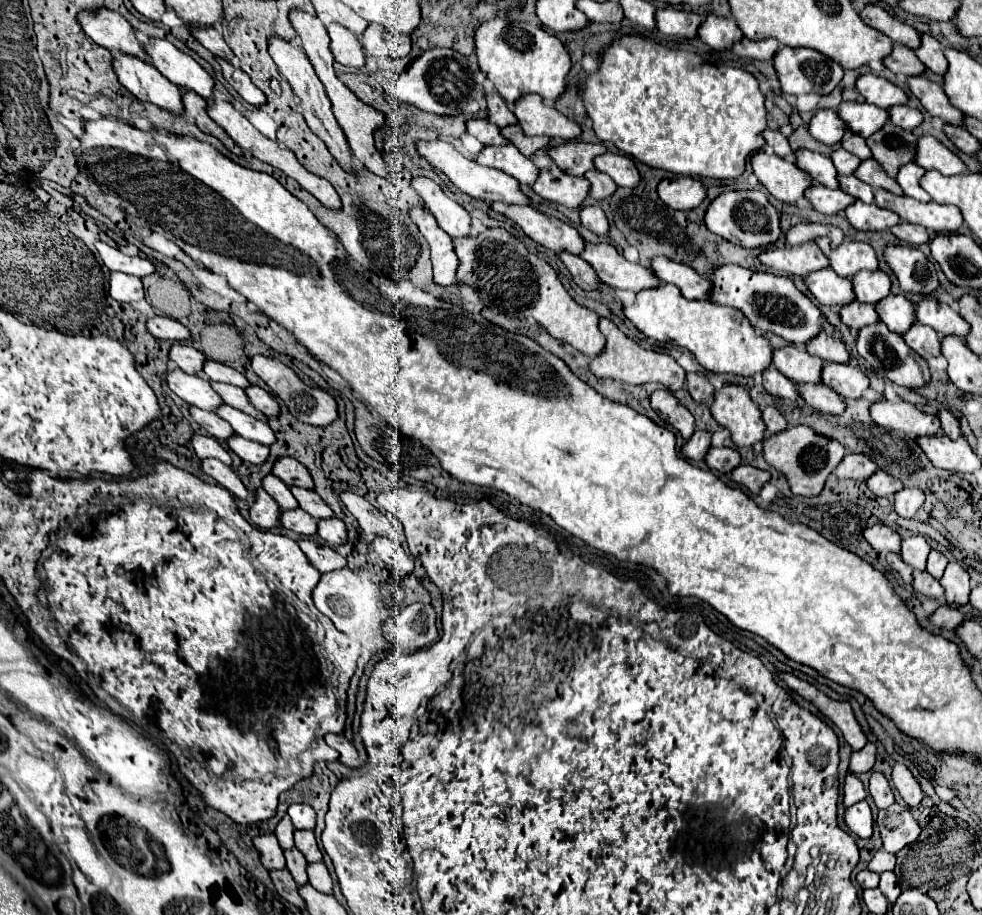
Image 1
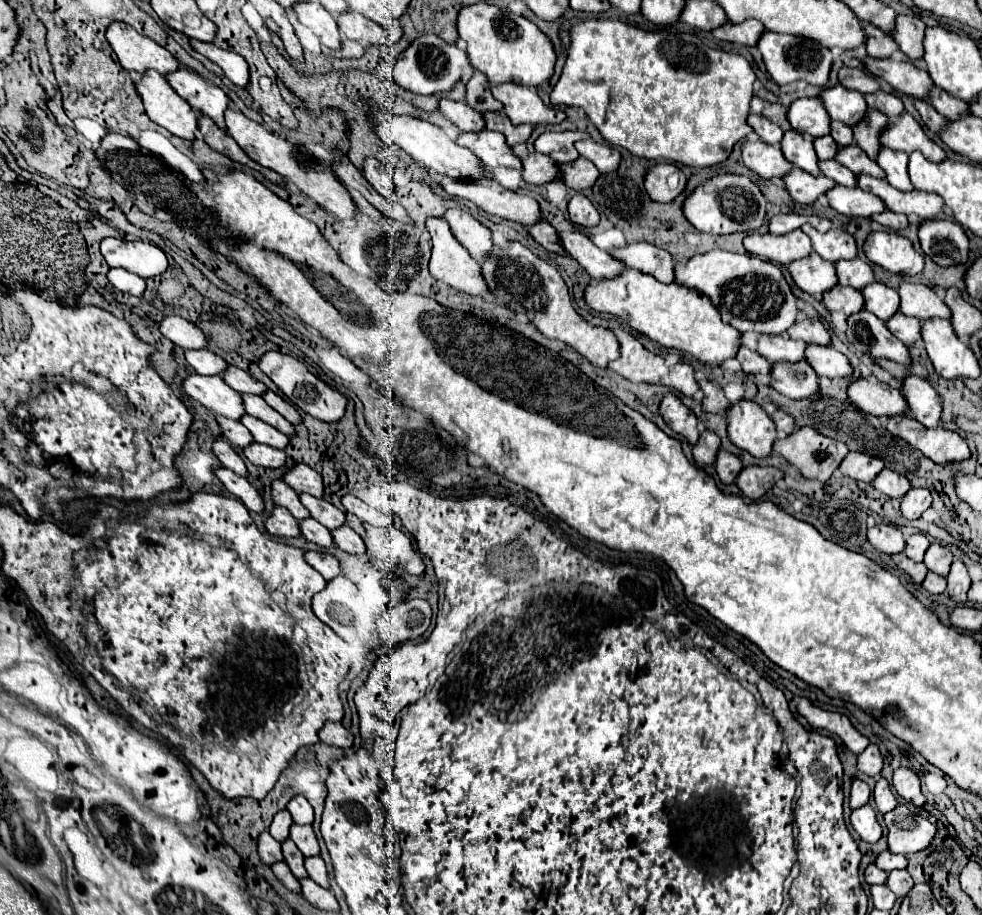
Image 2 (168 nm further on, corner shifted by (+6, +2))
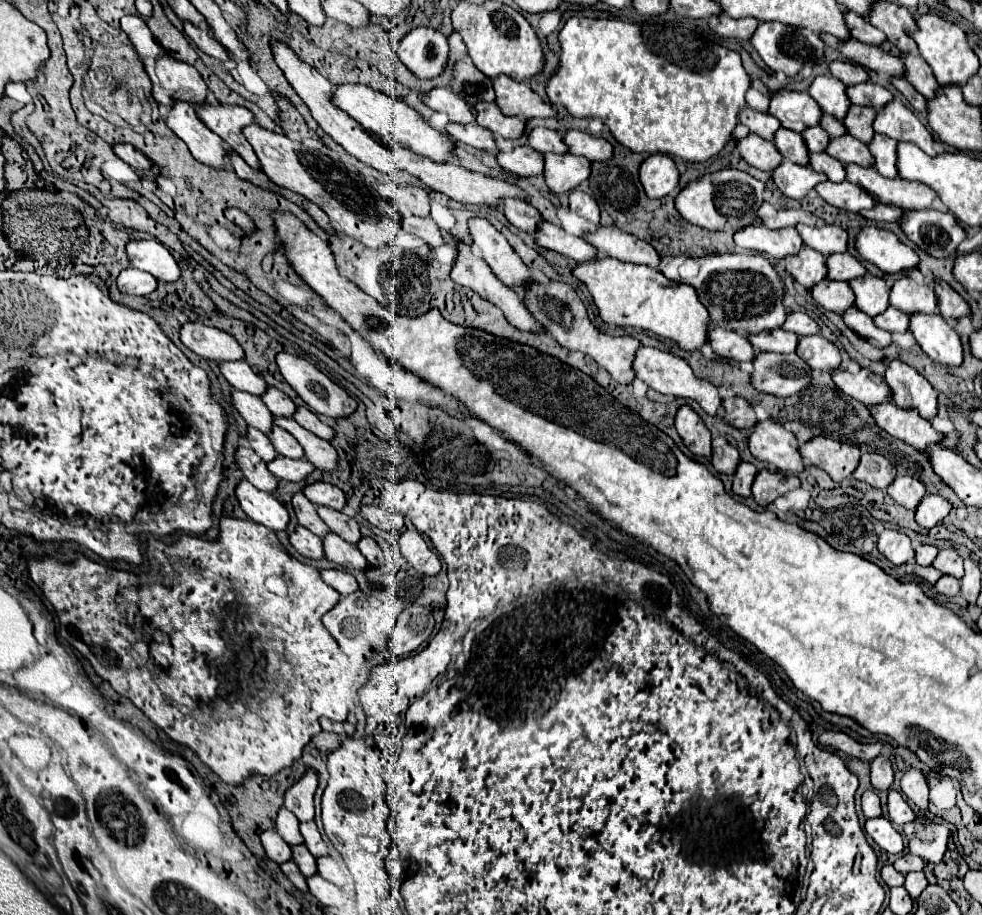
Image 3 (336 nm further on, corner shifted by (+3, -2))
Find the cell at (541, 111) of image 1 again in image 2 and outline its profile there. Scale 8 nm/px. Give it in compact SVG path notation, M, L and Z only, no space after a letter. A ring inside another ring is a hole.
M516 83L492 85L492 95L504 105L504 113L510 117L514 125L520 123L562 123L566 113L554 107L546 107L538 93L530 87L522 87Z

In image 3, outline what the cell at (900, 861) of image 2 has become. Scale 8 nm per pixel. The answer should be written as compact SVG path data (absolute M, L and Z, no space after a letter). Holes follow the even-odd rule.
M905 855L905 857L899 857L893 867L899 871L899 873L909 873L909 871L921 871L923 869L923 859L921 857L913 857L913 855Z

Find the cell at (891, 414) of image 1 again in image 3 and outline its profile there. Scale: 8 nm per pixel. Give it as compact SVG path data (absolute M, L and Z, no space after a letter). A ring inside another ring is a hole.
M837 369L833 371L833 381L845 395L861 401L869 409L893 401L891 387L885 383L881 375L875 375L869 369L861 369L855 375L845 369Z

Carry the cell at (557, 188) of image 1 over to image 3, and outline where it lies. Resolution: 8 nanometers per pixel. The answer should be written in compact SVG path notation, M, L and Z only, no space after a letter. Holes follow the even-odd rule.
M529 145L515 147L513 151L507 153L499 151L497 161L505 171L517 177L535 177L543 173L543 155Z

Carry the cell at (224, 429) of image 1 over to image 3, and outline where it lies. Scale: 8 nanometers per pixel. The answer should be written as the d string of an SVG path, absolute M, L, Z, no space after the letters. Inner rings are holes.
M247 427L247 439L251 443L251 449L263 459L263 461L269 461L269 459L275 459L277 457L277 451L273 449L273 445L269 443L267 435L253 429L253 427Z

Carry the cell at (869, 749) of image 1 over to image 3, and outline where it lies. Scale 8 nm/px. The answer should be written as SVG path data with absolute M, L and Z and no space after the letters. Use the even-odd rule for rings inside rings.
M879 755L871 761L871 783L875 789L889 789L889 785L893 783L893 769L889 757Z

